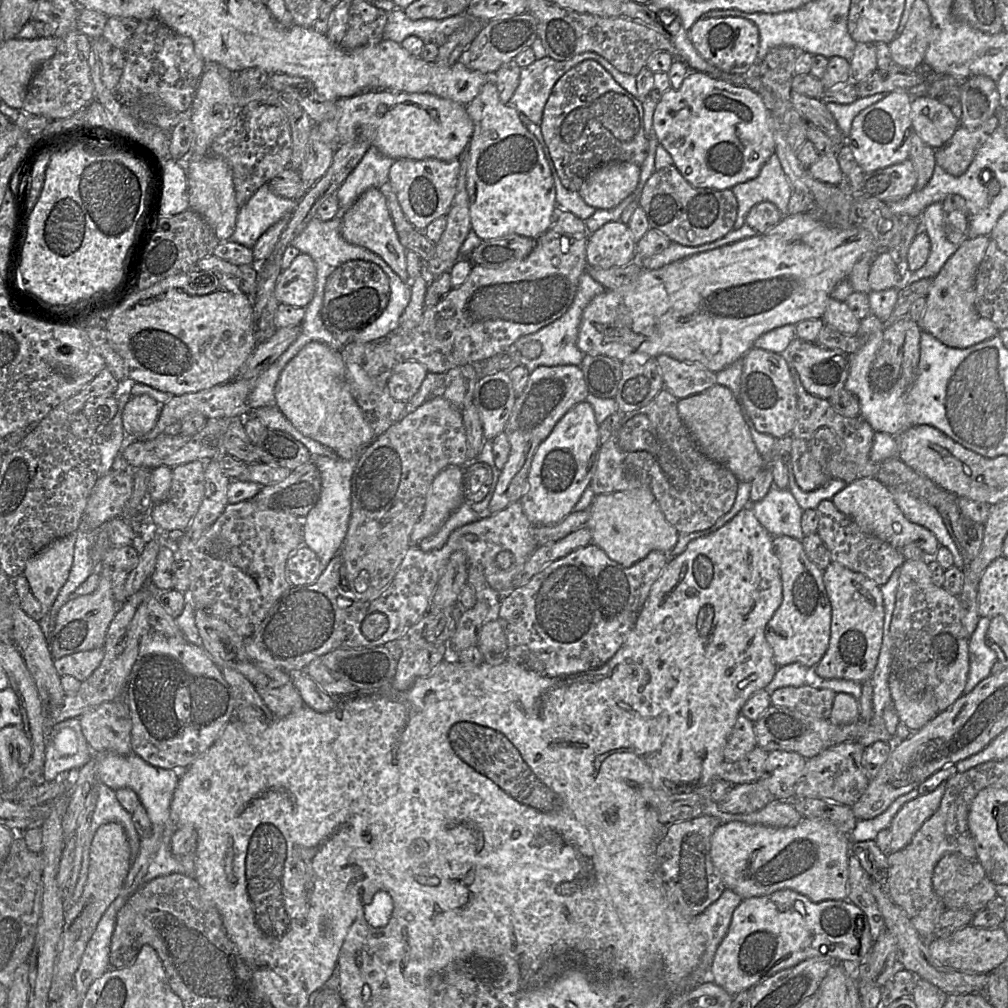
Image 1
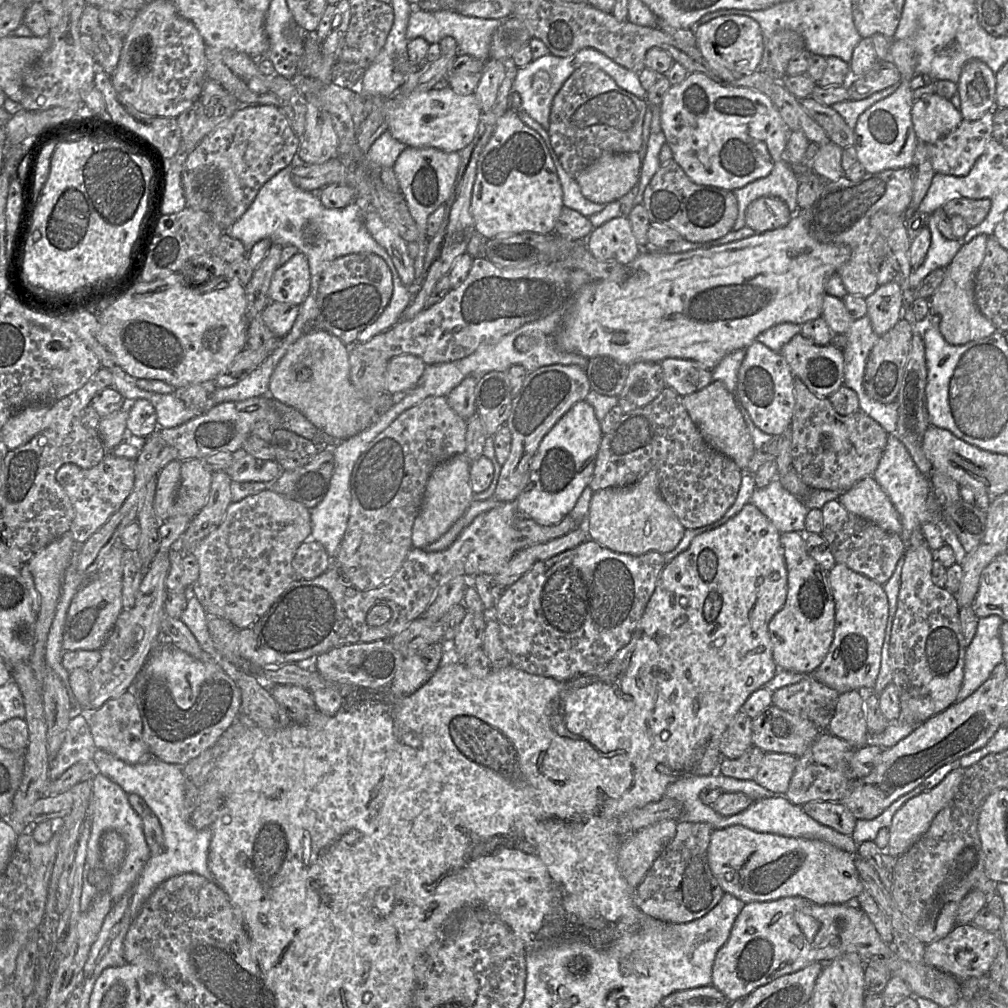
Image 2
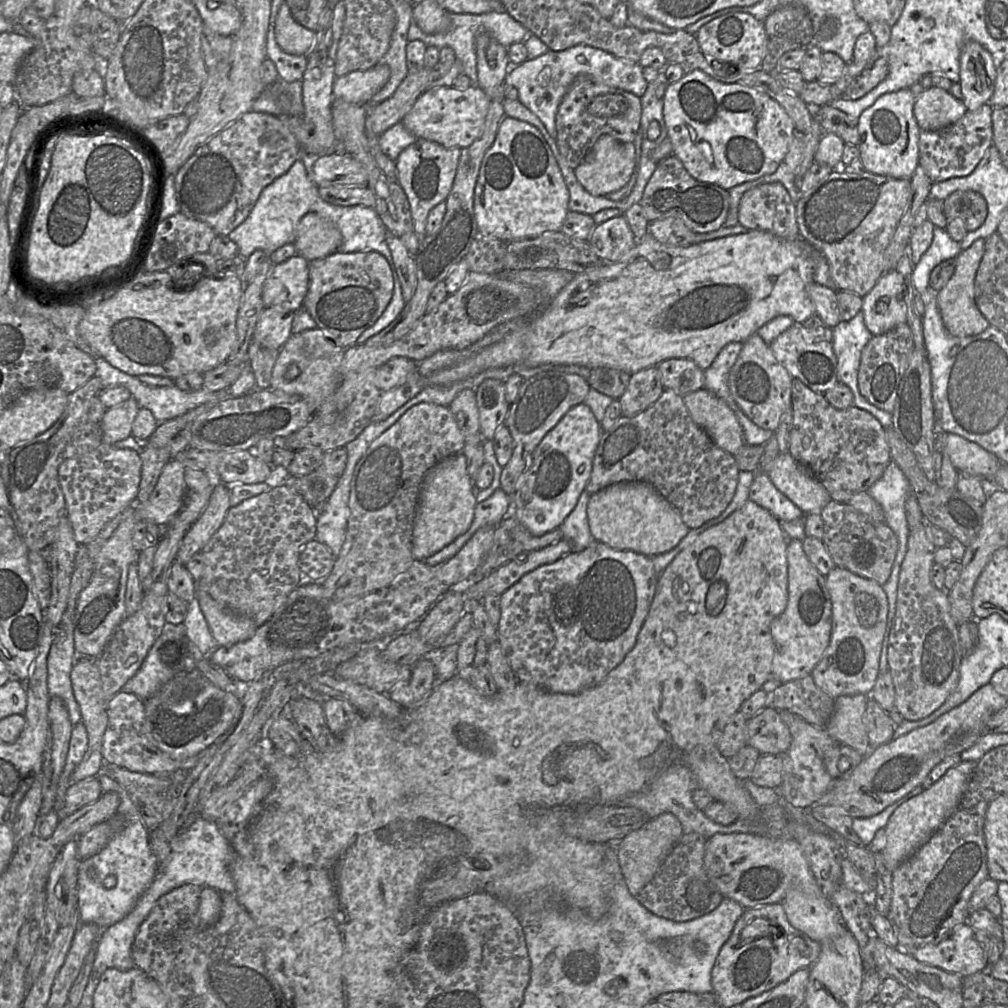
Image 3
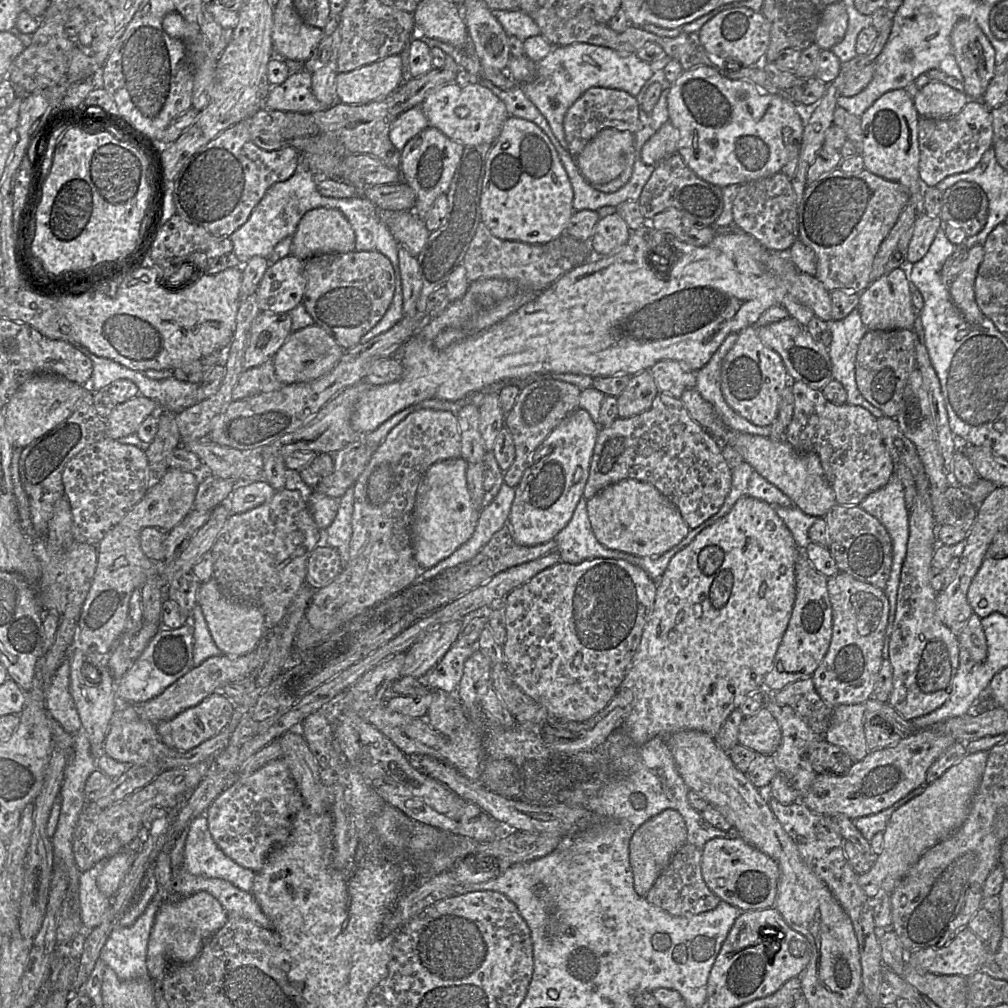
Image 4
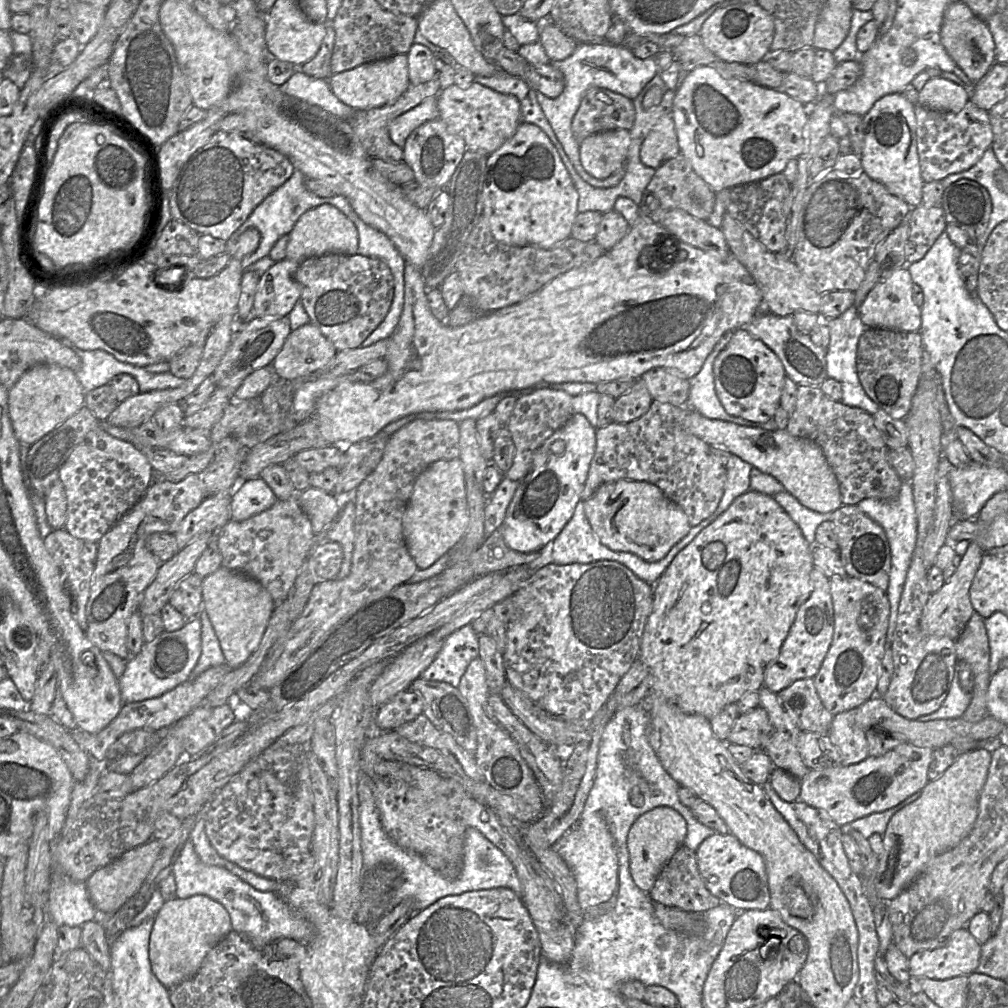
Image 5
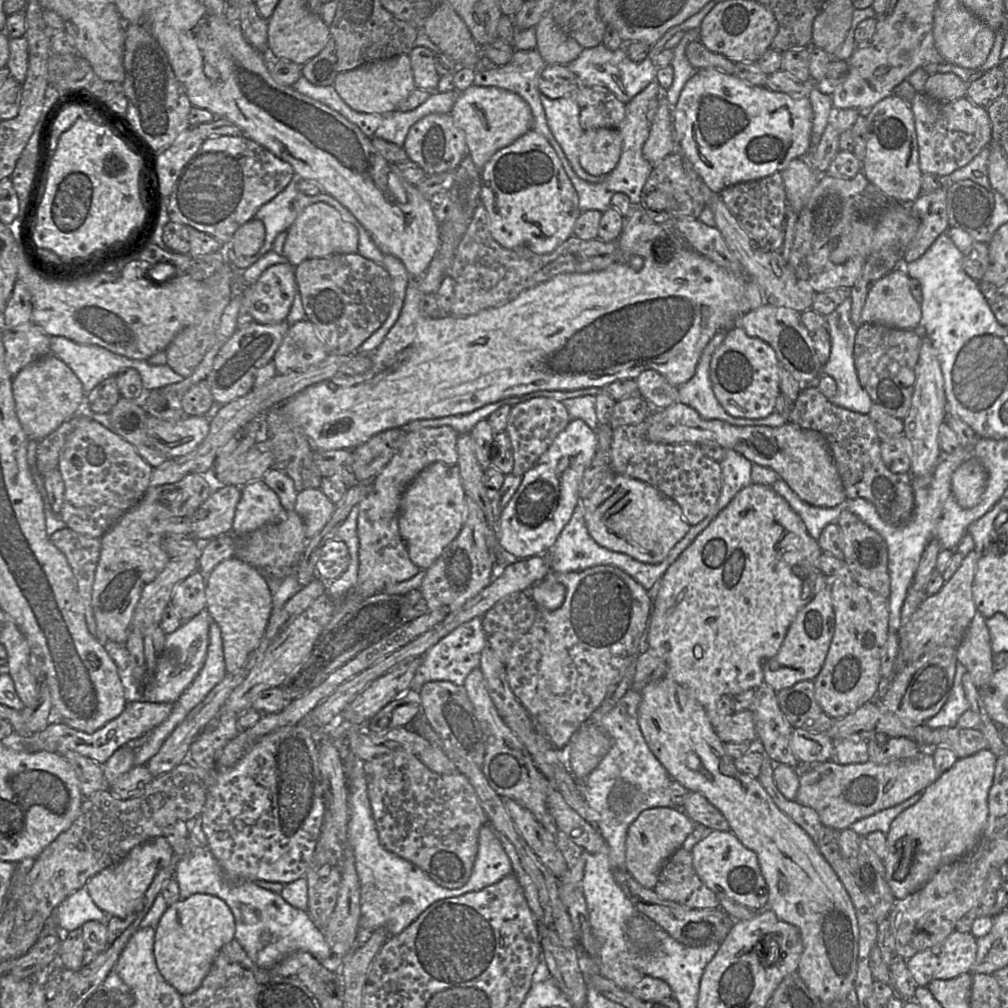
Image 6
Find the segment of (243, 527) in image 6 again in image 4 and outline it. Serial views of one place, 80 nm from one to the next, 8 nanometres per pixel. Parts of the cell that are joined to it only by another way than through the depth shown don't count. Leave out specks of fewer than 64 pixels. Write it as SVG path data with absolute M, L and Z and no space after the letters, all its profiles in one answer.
M265 480L252 483L235 483L236 487L227 500L230 514L240 514L252 510L266 502L268 502L276 492Z

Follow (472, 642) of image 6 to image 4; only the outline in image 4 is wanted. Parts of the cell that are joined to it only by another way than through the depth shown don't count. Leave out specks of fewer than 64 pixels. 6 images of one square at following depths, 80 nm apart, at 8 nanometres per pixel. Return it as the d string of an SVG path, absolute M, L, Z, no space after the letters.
M456 640L440 661L424 676L424 683L431 689L456 692L463 675L465 661L475 652L477 644Z

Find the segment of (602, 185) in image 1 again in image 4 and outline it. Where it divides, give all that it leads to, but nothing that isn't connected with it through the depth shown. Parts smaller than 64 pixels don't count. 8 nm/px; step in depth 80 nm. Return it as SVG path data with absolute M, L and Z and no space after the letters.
M613 128L600 131L575 159L580 174L589 184L611 182L634 160L634 134Z

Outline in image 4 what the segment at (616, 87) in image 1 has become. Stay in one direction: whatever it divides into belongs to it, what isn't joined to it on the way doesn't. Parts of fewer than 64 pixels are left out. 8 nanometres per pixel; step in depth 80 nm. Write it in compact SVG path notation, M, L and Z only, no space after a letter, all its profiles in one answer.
M592 87L585 91L568 109L563 120L567 151L576 158L600 131L613 128L635 133L639 126L637 99L623 90Z

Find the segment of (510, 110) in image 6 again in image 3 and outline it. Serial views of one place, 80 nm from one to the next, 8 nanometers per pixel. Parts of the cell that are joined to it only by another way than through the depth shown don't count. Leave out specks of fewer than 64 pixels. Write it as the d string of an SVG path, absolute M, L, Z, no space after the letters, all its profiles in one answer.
M477 85L466 90L441 86L426 90L402 118L404 127L417 137L436 142L445 148L467 148L483 132L491 98Z

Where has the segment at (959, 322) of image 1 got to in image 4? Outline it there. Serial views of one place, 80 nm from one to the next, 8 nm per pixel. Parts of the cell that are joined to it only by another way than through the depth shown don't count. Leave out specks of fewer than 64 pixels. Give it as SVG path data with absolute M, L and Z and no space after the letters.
M983 245L968 249L962 270L948 286L954 304L971 324L980 324L985 318L975 298L975 280L983 256Z

